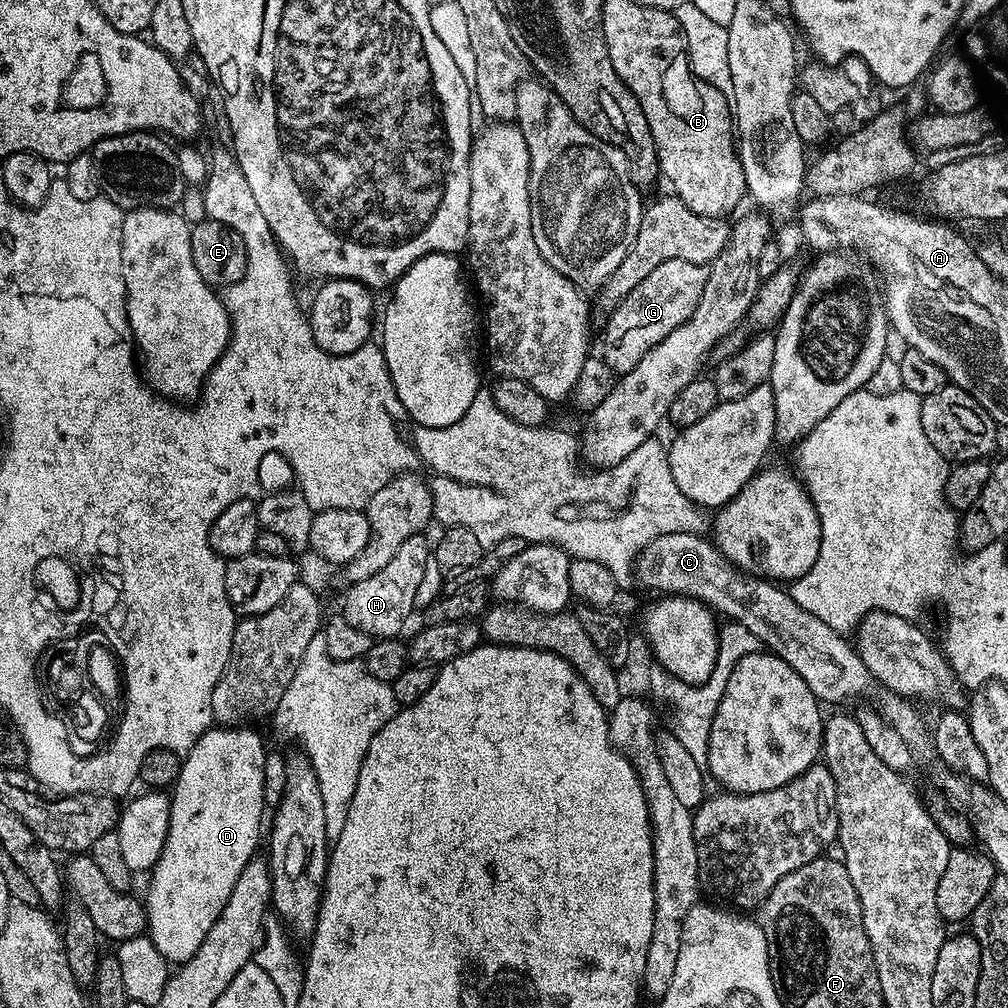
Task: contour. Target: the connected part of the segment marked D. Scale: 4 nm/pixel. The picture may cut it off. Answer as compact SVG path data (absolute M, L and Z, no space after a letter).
M213 726L209 728L207 732L200 735L198 742L194 742L187 749L180 766L180 772L170 788L171 804L168 837L165 839L161 856L150 871L152 881L148 884L148 900L146 899L146 911L148 913L146 935L148 939L154 942L154 946L158 946L158 954L162 954L165 960L176 966L185 964L190 958L194 958L194 954L198 950L198 946L202 946L206 934L210 934L210 926L214 926L214 922L218 922L230 894L234 894L234 882L238 882L238 874L242 874L242 870L246 870L248 863L257 855L256 847L260 844L260 823L263 822L264 812L266 812L263 790L263 762L266 746L264 746L263 738L252 728L255 727Z

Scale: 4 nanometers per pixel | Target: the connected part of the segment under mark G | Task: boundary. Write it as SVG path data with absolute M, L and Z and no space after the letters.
M674 258L670 262L662 262L607 317L608 325L604 328L604 352L602 359L613 372L623 374L634 370L638 362L651 348L658 346L666 334L678 330L694 314L698 302L702 298L703 287L709 269L702 264L682 262L682 258Z

